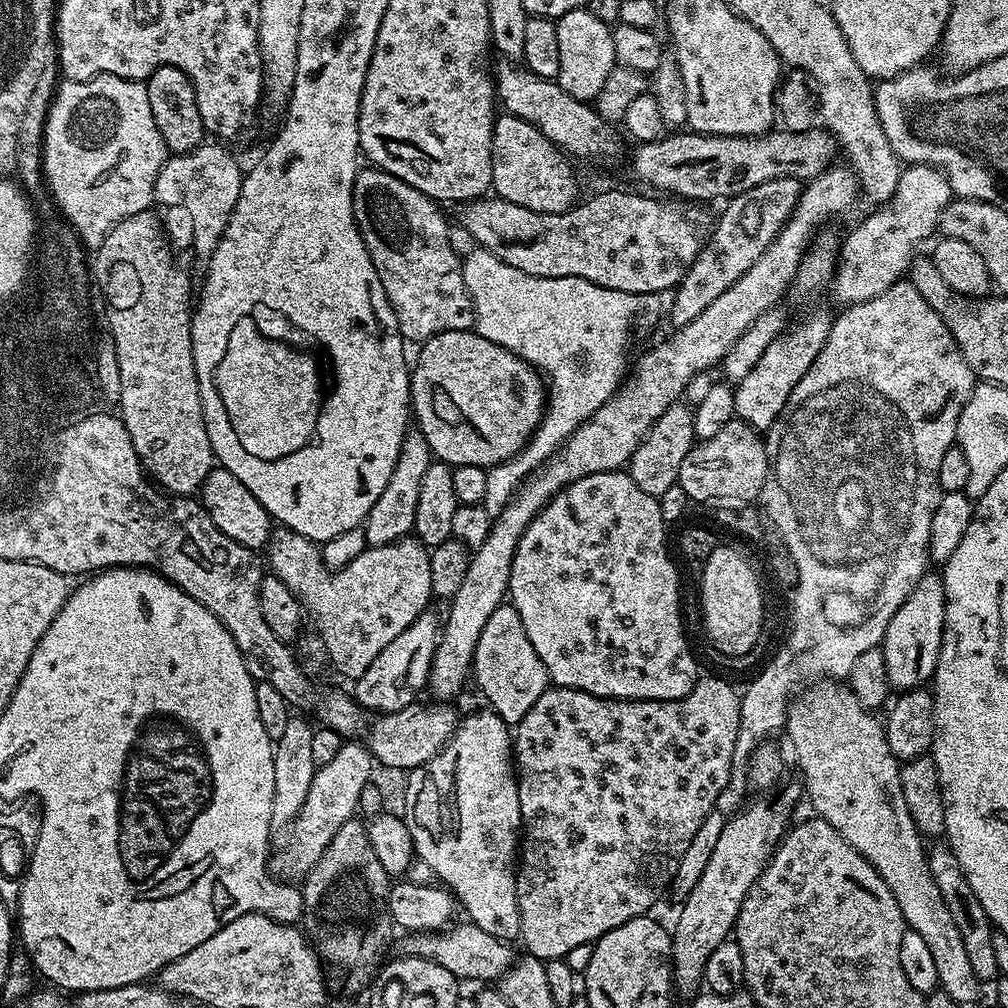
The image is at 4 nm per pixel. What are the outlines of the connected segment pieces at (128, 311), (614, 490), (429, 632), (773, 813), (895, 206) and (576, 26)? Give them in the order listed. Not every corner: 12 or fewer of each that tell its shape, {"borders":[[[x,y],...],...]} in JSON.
{"borders":[[[152,210],[114,226],[104,295],[118,415],[165,493],[214,467],[194,284]],[[624,470],[526,526],[549,681],[677,700],[696,660],[659,499]],[[424,612],[354,681],[372,714],[417,703],[438,639]],[[792,799],[729,815],[683,897],[672,983],[692,998],[706,958],[789,831]],[[910,164],[888,203],[843,237],[840,306],[909,275],[953,200],[938,168]],[[585,6],[556,20],[556,80],[595,101],[617,67],[612,28]]]}

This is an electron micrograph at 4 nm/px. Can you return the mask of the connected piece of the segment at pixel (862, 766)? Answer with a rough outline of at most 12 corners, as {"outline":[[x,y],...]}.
{"outline":[[844,682],[805,687],[786,733],[816,811],[876,868],[934,957],[982,981],[932,877],[883,723]]}

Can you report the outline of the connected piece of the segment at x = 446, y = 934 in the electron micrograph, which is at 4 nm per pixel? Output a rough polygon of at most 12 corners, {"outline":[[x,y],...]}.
{"outline":[[470,922],[409,935],[407,955],[499,981],[513,945]]}

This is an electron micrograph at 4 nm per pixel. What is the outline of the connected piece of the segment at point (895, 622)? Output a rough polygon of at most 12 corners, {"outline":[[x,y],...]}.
{"outline":[[926,574],[884,631],[888,683],[936,674],[946,594]]}

